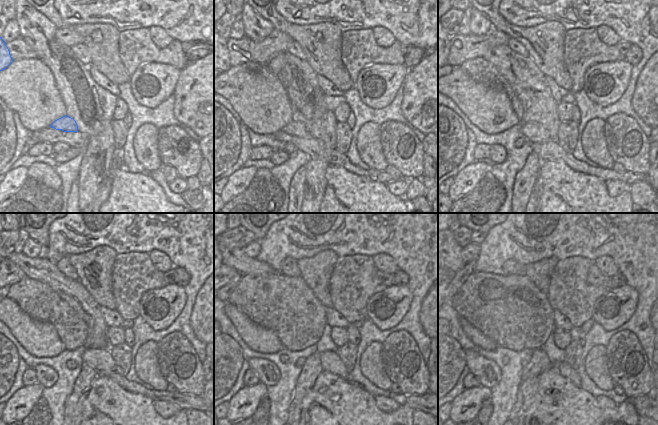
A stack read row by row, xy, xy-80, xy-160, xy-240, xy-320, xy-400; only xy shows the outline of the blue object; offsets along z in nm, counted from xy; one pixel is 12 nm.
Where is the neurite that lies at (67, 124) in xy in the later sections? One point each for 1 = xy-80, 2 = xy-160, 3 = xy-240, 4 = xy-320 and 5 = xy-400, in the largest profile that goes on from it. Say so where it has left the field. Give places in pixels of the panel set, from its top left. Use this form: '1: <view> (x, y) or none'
1: xy-80 (295, 128)
2: xy-160 (534, 132)
3: xy-240 (101, 360)
4: xy-320 (330, 361)
5: xy-400 (563, 368)

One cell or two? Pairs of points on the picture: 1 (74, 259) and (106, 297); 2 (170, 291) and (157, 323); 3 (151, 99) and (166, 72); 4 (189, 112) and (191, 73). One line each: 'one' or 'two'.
1: one
2: one
3: one
4: one

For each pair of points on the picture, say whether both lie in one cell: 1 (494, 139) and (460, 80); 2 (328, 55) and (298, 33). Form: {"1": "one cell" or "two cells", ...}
{"1": "two cells", "2": "one cell"}

